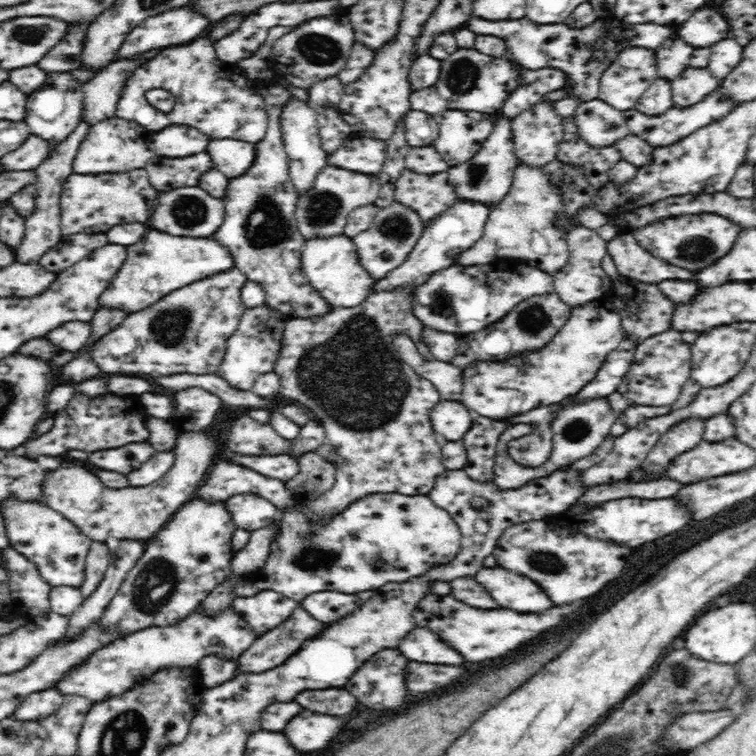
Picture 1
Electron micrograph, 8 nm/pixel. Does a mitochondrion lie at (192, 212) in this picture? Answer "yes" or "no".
yes

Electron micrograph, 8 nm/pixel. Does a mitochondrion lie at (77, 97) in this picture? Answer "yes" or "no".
no

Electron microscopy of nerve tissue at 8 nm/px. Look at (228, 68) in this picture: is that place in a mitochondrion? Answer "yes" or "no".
no

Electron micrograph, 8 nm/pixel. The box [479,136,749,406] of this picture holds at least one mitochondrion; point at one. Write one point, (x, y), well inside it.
(691, 248)

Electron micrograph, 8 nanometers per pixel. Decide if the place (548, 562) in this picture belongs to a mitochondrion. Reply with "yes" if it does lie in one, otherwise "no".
yes

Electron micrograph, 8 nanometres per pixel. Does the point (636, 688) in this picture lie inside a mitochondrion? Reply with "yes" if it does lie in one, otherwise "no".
no

